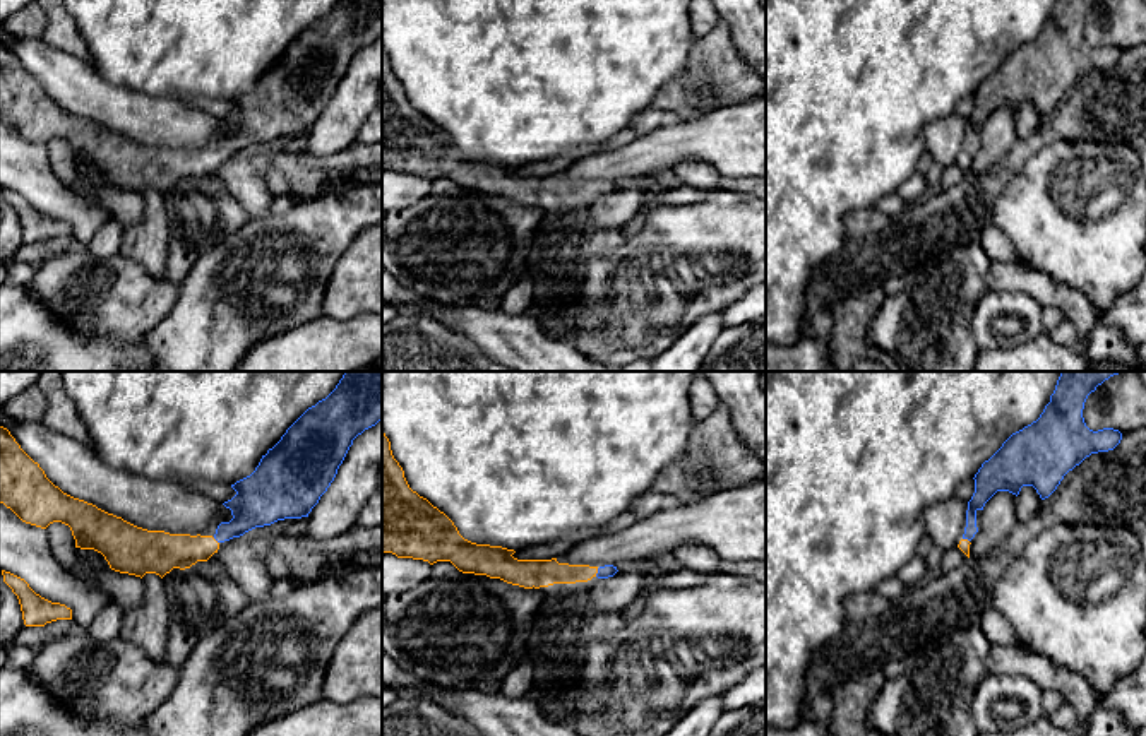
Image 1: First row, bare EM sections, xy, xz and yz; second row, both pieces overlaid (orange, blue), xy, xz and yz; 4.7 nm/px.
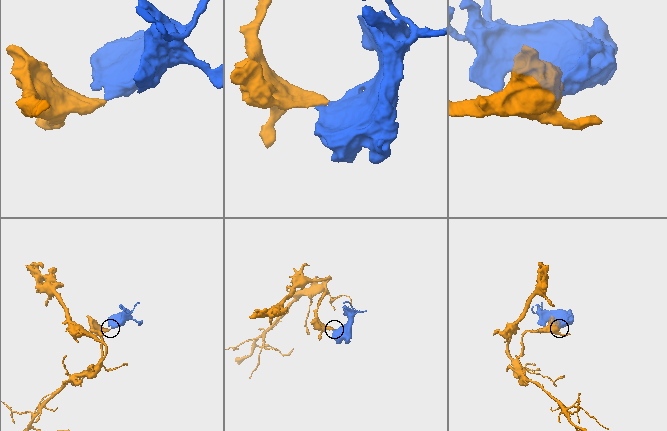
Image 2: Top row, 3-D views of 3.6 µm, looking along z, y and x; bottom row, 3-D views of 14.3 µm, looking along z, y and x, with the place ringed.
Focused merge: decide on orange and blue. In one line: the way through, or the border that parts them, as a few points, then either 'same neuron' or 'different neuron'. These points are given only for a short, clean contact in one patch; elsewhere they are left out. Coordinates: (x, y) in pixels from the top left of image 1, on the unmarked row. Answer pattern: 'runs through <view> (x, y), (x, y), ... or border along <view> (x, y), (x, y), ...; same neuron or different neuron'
runs through xz (543, 189), (596, 189), (608, 187); same neuron

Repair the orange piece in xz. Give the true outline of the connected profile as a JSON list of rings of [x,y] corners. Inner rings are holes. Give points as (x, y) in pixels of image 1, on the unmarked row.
[[[382,48],[382,169],[451,178],[463,190],[486,192],[524,205],[608,195],[613,181],[569,181],[552,176],[517,176],[514,166],[464,156],[454,139],[427,115],[413,108]]]

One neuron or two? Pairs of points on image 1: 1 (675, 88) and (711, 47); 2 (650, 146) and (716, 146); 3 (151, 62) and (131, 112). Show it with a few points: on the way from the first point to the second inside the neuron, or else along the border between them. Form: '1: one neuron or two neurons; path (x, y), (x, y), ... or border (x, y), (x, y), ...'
1: one neuron; path (687, 83), (711, 59)
2: one neuron; path (667, 146), (699, 146)
3: two neurons; border (101, 76), (115, 84), (179, 100)

